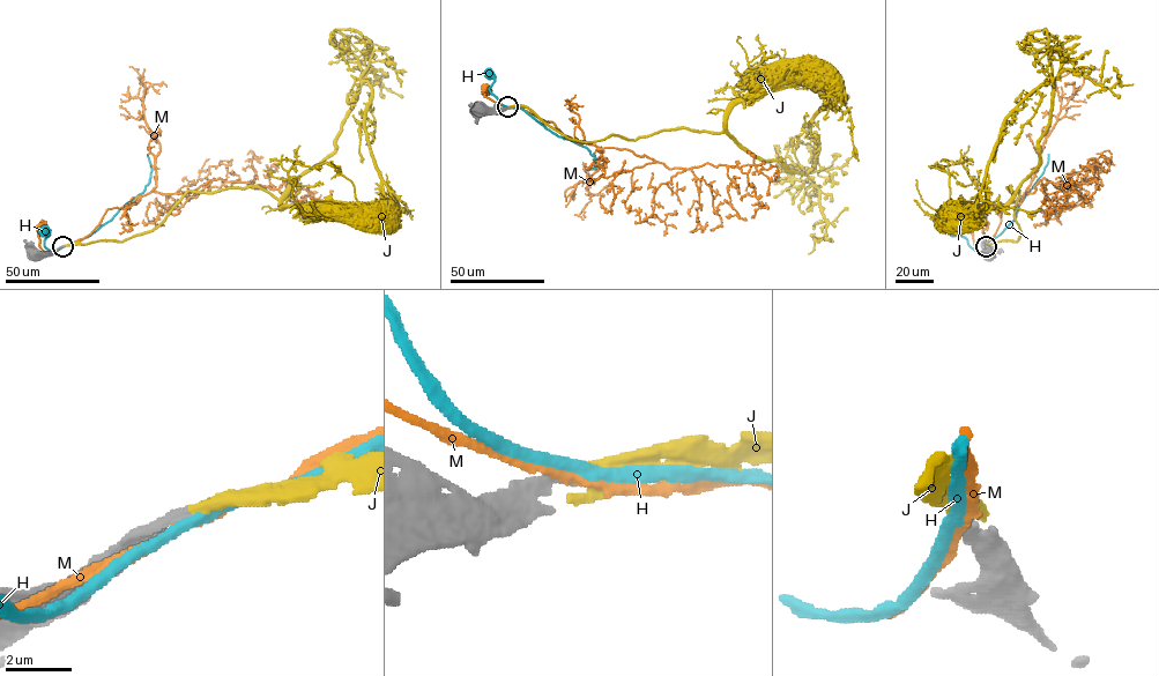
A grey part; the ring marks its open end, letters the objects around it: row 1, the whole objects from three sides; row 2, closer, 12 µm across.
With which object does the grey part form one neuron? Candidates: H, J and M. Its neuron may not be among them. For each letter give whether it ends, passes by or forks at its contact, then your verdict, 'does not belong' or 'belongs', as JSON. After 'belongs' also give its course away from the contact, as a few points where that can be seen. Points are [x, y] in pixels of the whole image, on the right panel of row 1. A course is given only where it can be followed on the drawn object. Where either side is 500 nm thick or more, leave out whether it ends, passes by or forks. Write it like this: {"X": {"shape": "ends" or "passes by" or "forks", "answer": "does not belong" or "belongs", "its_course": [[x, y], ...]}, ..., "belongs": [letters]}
{"H": {"shape": "passes by", "answer": "does not belong"}, "J": {"shape": "passes by", "answer": "belongs", "its_course": [[986, 246], [1020, 236], [1008, 187], [1011, 199], [1040, 162], [1046, 30], [1032, 45]]}, "M": {"shape": "passes by", "answer": "does not belong"}, "belongs": ["J"]}

